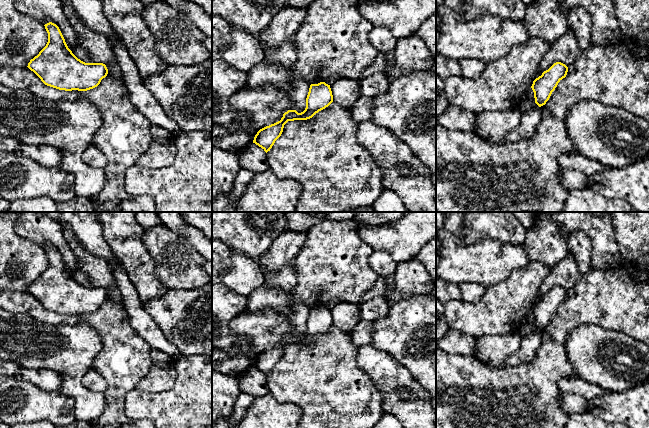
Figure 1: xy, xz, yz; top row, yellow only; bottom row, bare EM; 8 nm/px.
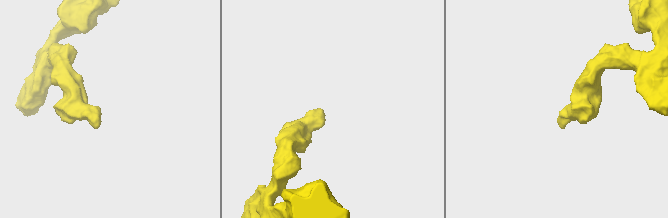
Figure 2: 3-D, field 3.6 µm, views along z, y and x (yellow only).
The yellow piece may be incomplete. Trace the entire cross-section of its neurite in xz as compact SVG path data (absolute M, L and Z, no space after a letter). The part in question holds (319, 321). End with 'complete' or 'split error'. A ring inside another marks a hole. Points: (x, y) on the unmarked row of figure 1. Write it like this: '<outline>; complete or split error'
M325 306L311 308L306 322L305 334L301 337L298 337L296 334L288 334L283 338L280 345L260 353L255 359L253 367L267 377L281 360L284 349L288 345L310 343L316 337L328 331L332 326L333 319L330 309Z; complete

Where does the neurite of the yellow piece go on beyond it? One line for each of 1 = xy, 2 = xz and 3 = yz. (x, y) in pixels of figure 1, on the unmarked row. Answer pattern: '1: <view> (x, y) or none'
1: none
2: none
3: none

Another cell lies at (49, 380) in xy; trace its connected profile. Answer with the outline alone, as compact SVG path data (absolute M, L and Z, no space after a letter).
M20 367L13 377L31 382L39 389L48 392L58 390L62 384L60 374L52 369L29 369L27 367Z

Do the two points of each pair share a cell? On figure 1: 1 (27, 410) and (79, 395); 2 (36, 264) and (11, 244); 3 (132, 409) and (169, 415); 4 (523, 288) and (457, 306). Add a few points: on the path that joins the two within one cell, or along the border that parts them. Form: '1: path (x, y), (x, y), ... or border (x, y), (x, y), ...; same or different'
1: border (57, 390), (73, 400), (74, 415), (76, 417); different
2: path (30, 261), (17, 250); same
3: path (141, 408), (161, 408); same
4: path (507, 302), (500, 309), (473, 309); same

